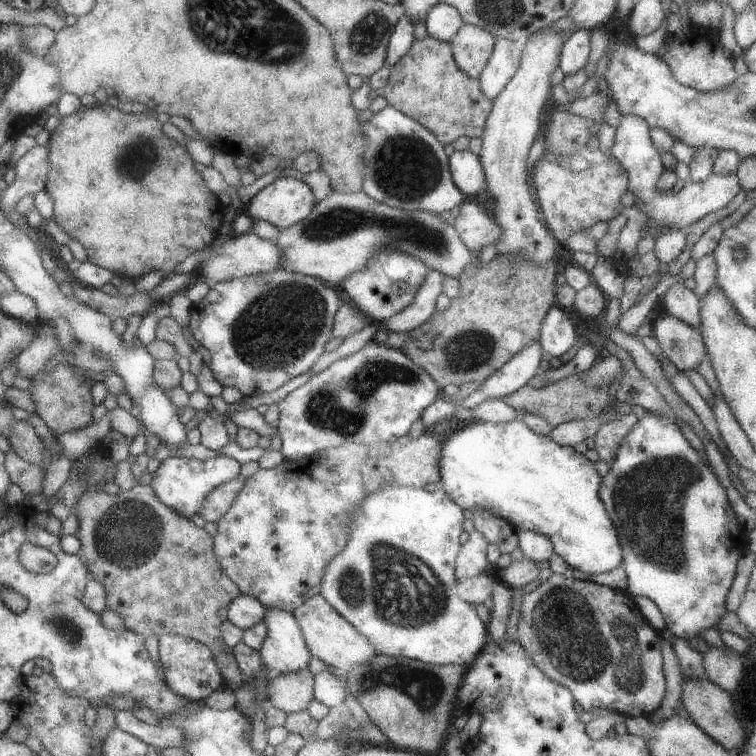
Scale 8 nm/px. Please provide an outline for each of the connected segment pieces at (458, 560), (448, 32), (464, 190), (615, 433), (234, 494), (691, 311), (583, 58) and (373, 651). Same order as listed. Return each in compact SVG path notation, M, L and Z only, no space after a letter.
M478 531L469 534L468 541L461 545L455 558L455 577L458 579L472 578L484 573L488 568L488 541Z
M440 1L425 16L424 23L428 35L440 41L449 42L465 22L458 10Z
M455 150L449 156L449 169L453 183L465 198L485 189L481 160L472 152Z
M628 412L622 417L618 417L599 428L594 440L601 460L611 465L617 455L621 440L632 430L638 418L633 412Z
M241 475L216 489L207 499L202 516L208 523L217 523L224 518L246 486L248 478Z
M674 283L664 293L662 298L666 312L687 322L700 334L699 330L699 296L684 283Z
M580 29L565 40L561 57L559 58L560 70L564 76L584 68L588 62L591 51L591 34L589 29Z
M318 593L310 597L308 601L297 606L296 610L291 612L300 627L303 639L310 654L316 658L320 658L322 662L341 668L347 672L355 666L363 665L377 654L377 649L358 632L351 622L342 618L332 606L326 602L326 599Z

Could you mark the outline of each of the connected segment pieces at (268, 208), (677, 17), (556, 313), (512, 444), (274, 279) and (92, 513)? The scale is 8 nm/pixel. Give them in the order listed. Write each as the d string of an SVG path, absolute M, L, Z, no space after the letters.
M281 176L250 199L249 216L253 221L266 220L281 230L308 217L315 204L305 181Z
M670 13L666 18L668 34L661 59L670 67L674 80L700 92L717 91L736 80L734 58L726 54L718 40L718 29L699 28L682 21L682 13Z
M550 307L541 324L540 336L537 338L543 352L554 358L560 357L568 352L577 340L578 334L574 331L566 312L560 307Z
M517 418L501 423L472 422L472 424L468 424L468 426L454 431L448 439L441 442L438 485L461 509L468 509L472 512L477 509L488 509L490 512L493 512L494 515L507 520L517 532L532 531L547 536L552 541L555 553L561 556L569 564L570 568L577 568L590 574L608 572L620 566L621 560L623 559L623 552L619 543L617 530L614 528L614 523L611 521L605 504L601 499L602 479L598 471L594 469L593 462L588 460L583 454L576 452L574 447L559 445L557 442L554 442L549 435L535 433L523 423L523 420Z
M280 267L279 269L274 269L267 273L234 277L219 282L216 286L212 287L210 294L208 294L200 304L192 304L190 307L190 329L195 336L195 347L201 344L211 353L210 368L214 372L214 377L222 384L222 386L234 386L234 388L239 388L244 396L252 396L264 394L265 392L272 392L277 388L280 388L284 383L292 380L292 378L308 372L316 360L326 352L326 343L332 338L331 330L333 327L333 318L341 305L341 300L338 299L338 294L336 294L333 285L328 284L326 286L324 284L326 284L326 282L319 278L287 271Z
M137 483L132 490L120 490L120 492L116 494L90 489L80 497L78 504L75 506L75 514L78 516L80 522L78 531L81 537L81 550L79 554L83 555L92 578L105 584L107 594L109 595L109 609L115 610L122 615L125 619L125 630L134 631L136 634L143 636L144 639L154 635L161 638L164 637L165 634L174 633L175 635L184 635L185 637L196 639L207 644L217 656L217 661L227 680L227 687L232 688L234 691L237 690L245 682L245 675L242 674L242 670L240 670L238 661L234 658L232 649L230 650L230 654L224 654L224 652L222 652L222 644L226 643L223 640L222 625L229 619L230 605L232 605L234 600L240 597L243 592L240 590L238 583L234 582L234 579L231 579L230 575L225 571L219 556L216 556L217 546L215 545L215 536L210 534L207 528L200 528L200 526L197 526L191 519L180 514L165 502L162 502L162 499L158 496L152 484L140 485Z

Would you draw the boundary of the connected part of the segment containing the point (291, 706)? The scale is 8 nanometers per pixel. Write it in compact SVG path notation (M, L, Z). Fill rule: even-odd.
M308 669L278 675L267 684L272 707L287 713L308 708L313 698L313 675Z

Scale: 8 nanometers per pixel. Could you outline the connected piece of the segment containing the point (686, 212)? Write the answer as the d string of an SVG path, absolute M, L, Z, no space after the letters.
M622 115L620 123L616 126L615 143L609 148L608 154L616 158L629 176L628 188L635 196L635 204L648 221L641 229L641 238L654 235L657 231L668 232L668 229L680 229L689 226L726 206L742 189L737 176L719 176L714 172L703 181L686 180L686 185L679 191L656 189L655 182L659 164L655 144L650 136L650 127L647 122L636 115Z

